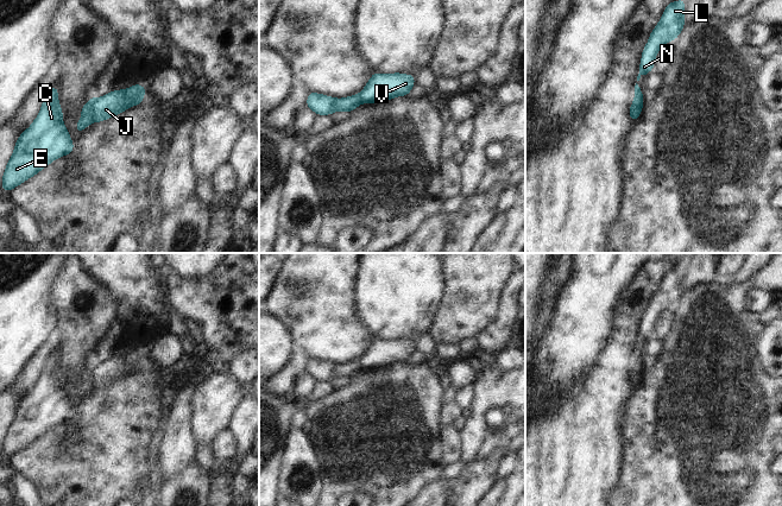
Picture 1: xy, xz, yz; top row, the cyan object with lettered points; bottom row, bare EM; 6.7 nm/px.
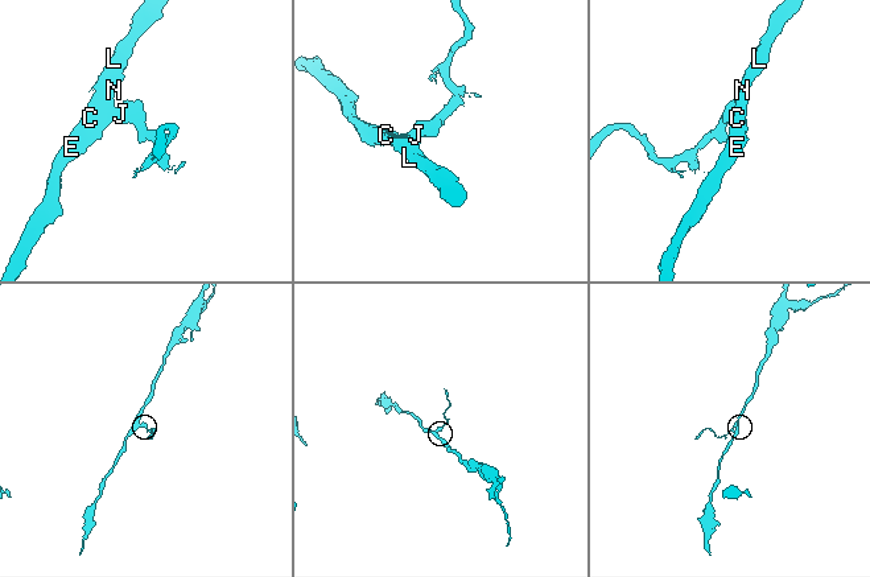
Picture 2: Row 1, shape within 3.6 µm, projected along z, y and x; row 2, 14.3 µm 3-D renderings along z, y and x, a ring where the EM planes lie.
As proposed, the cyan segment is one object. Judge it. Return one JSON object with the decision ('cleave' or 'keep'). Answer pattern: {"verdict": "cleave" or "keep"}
{"verdict": "cleave"}

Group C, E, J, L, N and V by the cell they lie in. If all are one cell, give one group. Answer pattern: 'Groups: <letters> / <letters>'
Groups: C E L N / J V.

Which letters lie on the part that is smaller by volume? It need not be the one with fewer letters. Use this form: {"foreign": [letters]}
{"foreign": ["J", "V"]}

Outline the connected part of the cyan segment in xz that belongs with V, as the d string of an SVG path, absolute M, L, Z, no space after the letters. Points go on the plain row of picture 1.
M373 339L359 360L361 369L378 369L398 362L408 362L415 352L415 341Z

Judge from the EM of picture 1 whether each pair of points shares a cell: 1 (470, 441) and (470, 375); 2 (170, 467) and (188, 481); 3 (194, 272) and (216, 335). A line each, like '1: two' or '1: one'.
1: two
2: two
3: two

